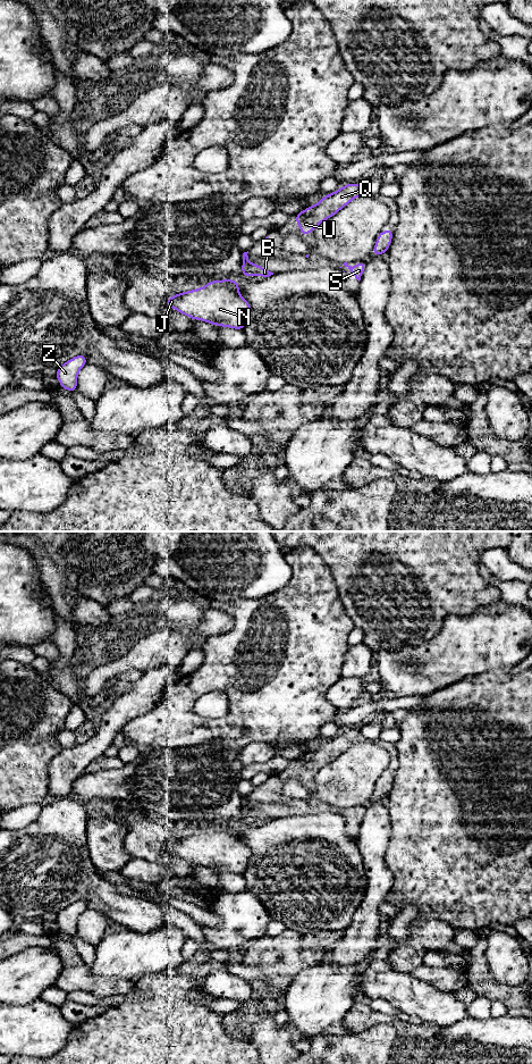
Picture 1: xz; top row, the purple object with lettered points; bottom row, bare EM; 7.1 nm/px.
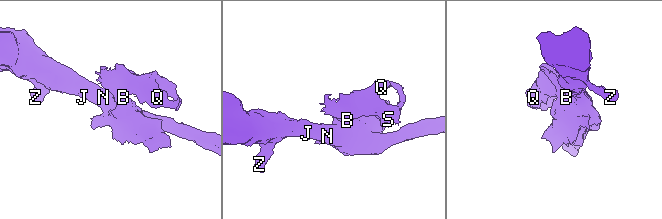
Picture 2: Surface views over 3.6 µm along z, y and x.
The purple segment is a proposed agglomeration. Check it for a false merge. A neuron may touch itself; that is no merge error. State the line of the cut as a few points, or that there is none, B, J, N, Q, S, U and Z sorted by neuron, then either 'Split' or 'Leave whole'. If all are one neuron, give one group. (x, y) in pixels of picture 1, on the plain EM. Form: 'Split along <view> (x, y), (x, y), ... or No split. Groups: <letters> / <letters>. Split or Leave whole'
Split along xz (243, 799), (247, 802). Groups: B J N Z / Q S U. Split

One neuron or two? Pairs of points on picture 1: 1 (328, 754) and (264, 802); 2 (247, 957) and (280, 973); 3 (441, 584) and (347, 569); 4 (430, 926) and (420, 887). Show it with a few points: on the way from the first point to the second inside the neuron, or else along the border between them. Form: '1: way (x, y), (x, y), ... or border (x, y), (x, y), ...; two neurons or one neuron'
1: way (311, 762), (303, 769), (287, 773), (276, 785); one neuron
2: way (255, 957), (264, 957), (272, 965); one neuron
3: way (418, 560), (406, 549), (371, 549); one neuron
4: border (411, 922), (438, 919), (445, 921), (453, 929); two neurons

